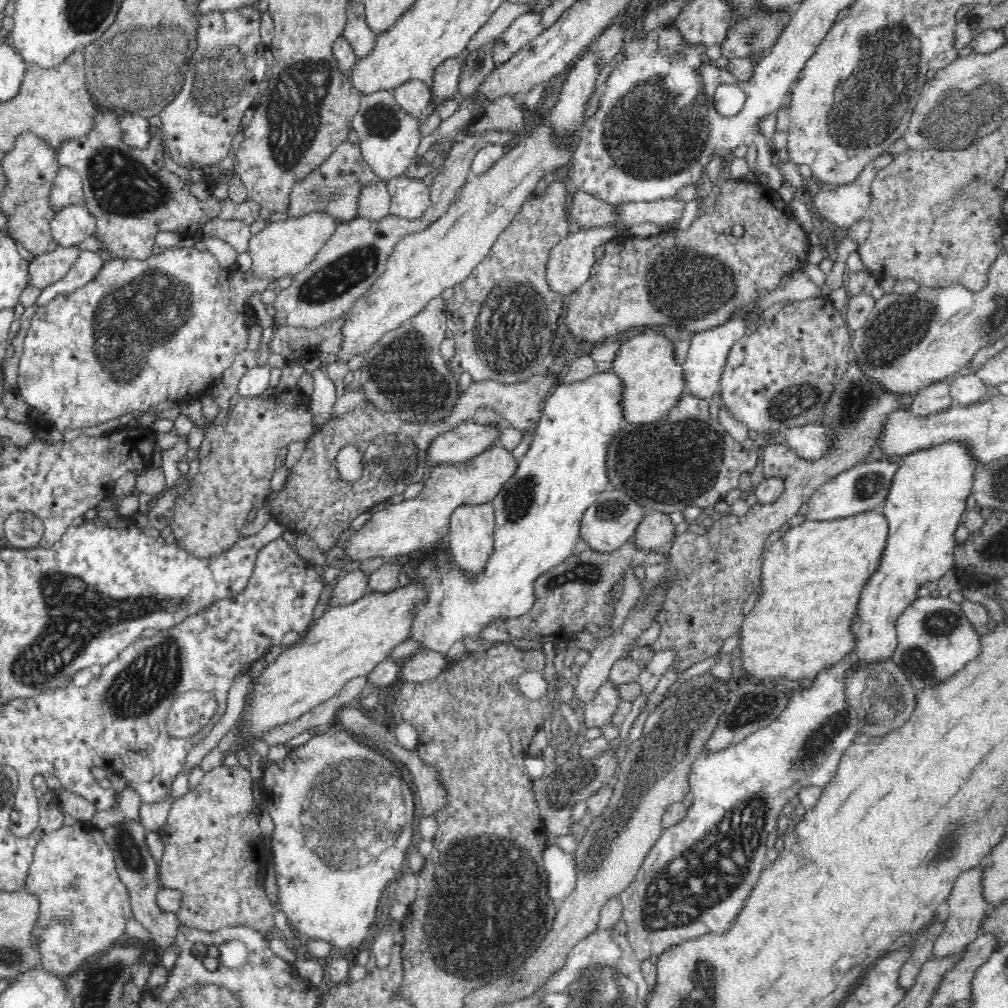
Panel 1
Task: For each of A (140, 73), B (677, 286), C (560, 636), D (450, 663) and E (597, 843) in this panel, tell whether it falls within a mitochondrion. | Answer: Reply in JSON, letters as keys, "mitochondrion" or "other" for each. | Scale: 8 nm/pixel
{"A":"mitochondrion","B":"mitochondrion","C":"other","D":"other","E":"mitochondrion"}

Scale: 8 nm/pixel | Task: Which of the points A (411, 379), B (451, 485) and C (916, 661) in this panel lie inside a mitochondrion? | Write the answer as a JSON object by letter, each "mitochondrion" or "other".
{"A":"mitochondrion","B":"other","C":"mitochondrion"}

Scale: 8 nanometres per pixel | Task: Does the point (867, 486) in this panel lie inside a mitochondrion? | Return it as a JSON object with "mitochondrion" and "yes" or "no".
{"mitochondrion":"yes"}

